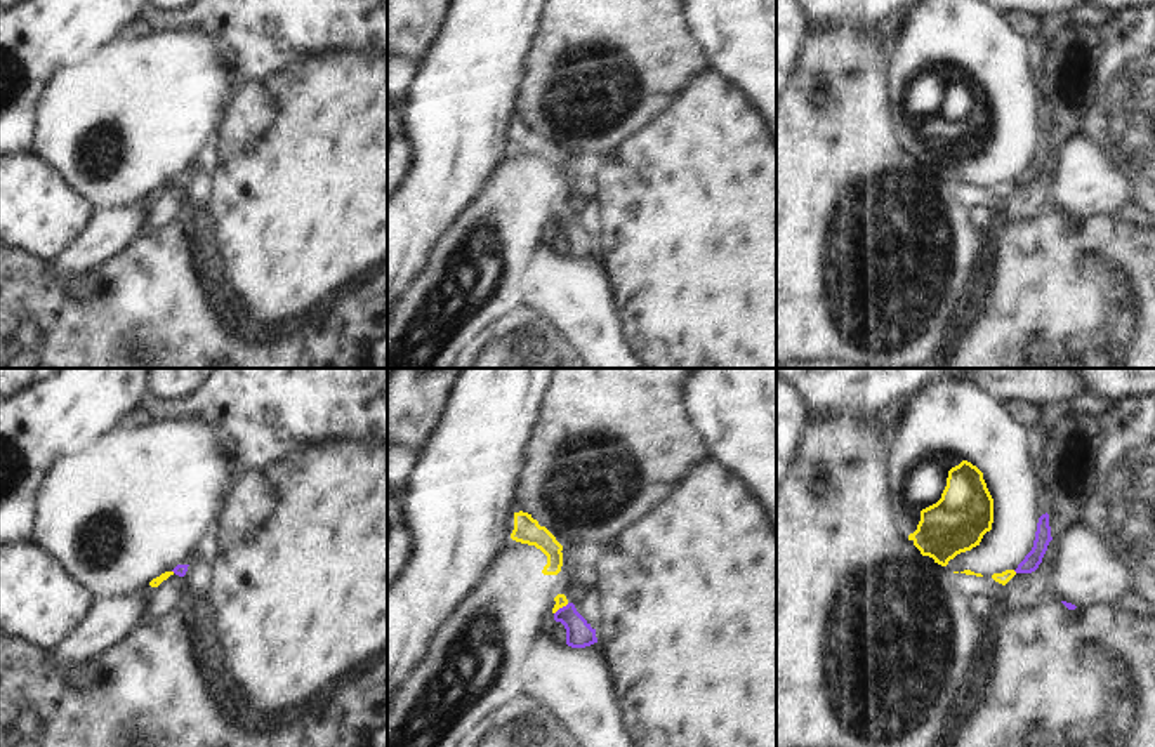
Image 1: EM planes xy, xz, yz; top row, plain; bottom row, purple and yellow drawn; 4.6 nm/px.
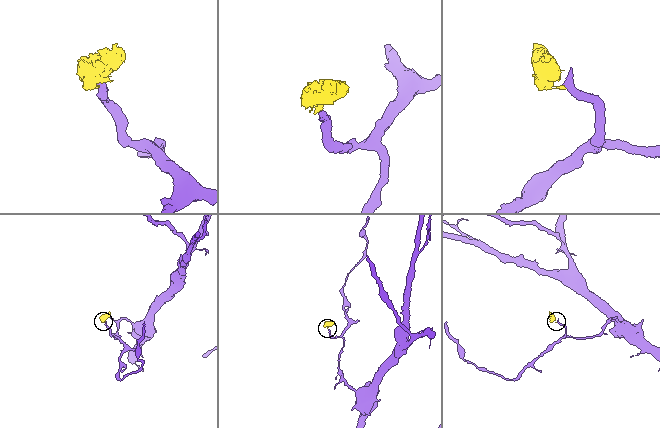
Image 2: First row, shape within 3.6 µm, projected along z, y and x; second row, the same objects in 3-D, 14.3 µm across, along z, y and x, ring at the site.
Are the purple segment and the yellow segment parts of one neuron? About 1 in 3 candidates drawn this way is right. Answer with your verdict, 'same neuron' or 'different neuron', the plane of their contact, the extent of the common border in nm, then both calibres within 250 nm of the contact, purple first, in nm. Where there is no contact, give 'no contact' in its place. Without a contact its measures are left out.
different neuron | xz | 90 nm | 130/50 nm

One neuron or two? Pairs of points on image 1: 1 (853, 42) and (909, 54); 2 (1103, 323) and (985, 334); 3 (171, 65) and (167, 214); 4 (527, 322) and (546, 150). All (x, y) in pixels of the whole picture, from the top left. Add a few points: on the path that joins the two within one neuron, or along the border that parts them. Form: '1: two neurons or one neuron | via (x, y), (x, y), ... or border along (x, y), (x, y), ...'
1: two neurons | border along (890, 58), (888, 99)
2: one neuron | via (1074, 334), (1015, 334)
3: two neurons | border along (174, 185), (155, 198)
4: two neurons | border along (514, 308), (504, 317)

